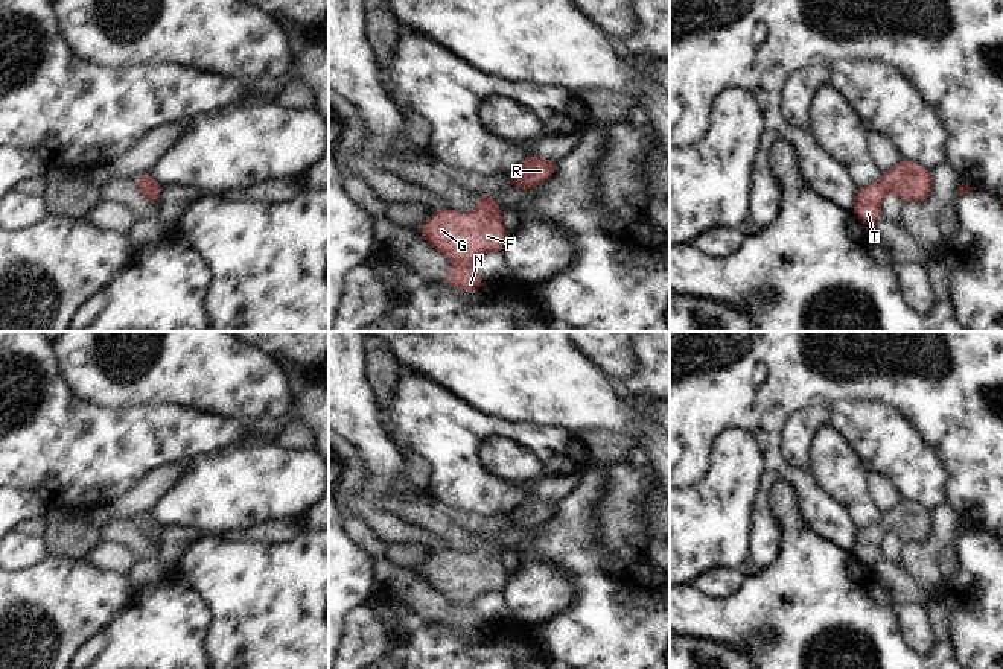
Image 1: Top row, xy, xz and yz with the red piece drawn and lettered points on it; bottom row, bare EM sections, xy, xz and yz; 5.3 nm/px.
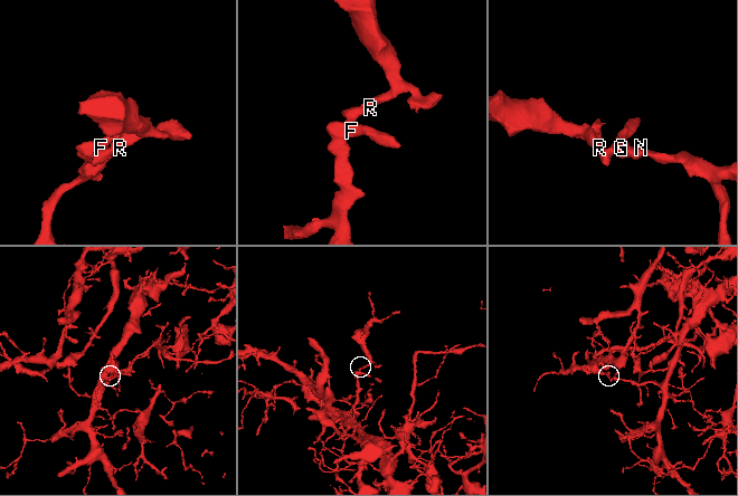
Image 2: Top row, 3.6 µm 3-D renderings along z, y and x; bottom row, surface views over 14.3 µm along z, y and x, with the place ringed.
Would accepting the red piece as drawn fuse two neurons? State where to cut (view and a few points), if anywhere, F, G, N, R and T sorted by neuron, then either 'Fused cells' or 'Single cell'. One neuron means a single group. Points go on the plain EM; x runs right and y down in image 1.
No split. Groups: F G N R T. Single cell.

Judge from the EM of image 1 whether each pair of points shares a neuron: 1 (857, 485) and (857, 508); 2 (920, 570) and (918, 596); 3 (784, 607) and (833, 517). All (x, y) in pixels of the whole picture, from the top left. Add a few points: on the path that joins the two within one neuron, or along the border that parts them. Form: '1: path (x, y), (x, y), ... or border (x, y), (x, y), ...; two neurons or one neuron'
1: path (857, 491), (857, 502); one neuron
2: border (903, 569), (929, 590); two neurons
3: border (798, 511), (802, 522), (821, 537), (851, 552); two neurons

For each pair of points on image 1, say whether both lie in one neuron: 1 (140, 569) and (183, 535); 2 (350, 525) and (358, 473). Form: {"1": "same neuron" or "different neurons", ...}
{"1": "same neuron", "2": "same neuron"}

